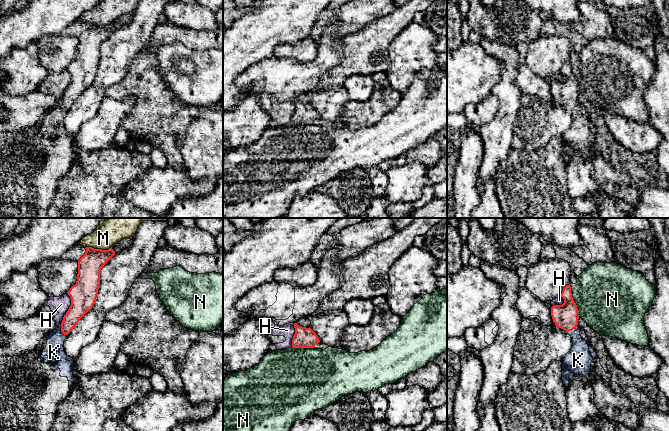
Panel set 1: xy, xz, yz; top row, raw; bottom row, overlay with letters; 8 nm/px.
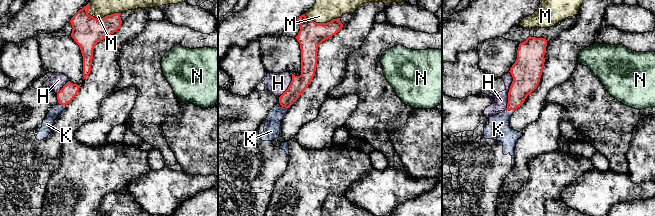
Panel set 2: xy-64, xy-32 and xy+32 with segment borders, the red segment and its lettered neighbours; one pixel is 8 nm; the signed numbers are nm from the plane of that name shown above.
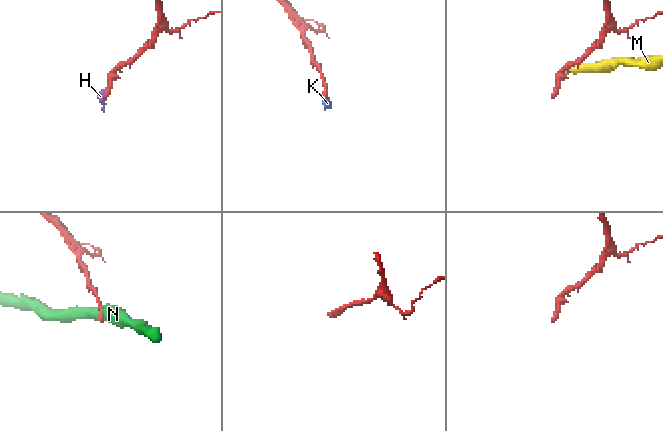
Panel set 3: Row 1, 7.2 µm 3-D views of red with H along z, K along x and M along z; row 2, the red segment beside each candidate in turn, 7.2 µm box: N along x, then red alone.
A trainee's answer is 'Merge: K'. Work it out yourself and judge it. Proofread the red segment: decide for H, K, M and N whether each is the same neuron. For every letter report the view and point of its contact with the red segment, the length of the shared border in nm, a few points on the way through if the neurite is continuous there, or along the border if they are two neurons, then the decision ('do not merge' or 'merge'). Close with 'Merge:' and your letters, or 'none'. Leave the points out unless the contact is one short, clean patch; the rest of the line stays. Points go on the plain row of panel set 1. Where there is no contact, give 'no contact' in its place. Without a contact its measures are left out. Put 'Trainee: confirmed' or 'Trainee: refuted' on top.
Trainee: confirmed
H: contact xy (68, 86); length 280 nm; border xy (67, 69), (70, 74), (70, 82), (60, 102); do not merge
K: contact xy (62, 108); length 90 nm; way xy (79, 82), (62, 108), (55, 115), (54, 128); merge
M: contact xy (98, 25); length 220 nm; do not merge
N: contact yz (573, 76); length 280 nm; border yz (569, 60), (571, 72), (579, 92); do not merge
Merge: K

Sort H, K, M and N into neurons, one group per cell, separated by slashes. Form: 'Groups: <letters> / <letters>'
Groups: H / K / M / N

